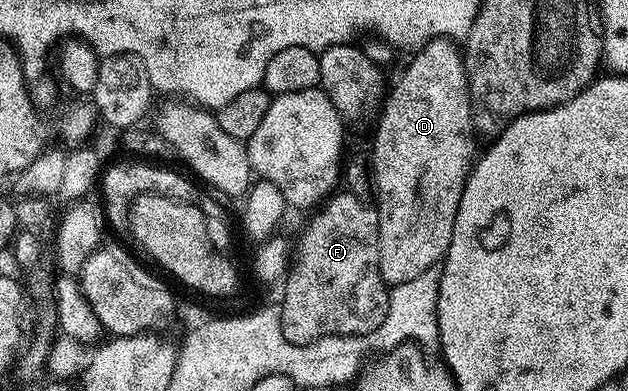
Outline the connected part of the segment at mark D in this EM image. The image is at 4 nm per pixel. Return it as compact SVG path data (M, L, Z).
M432 39L413 55L416 56L409 61L408 68L401 73L400 80L393 85L384 103L370 158L374 199L380 212L378 261L382 277L389 285L405 283L423 271L433 270L448 254L458 205L478 155L478 136L472 125L468 69L464 66L461 48L450 39Z

